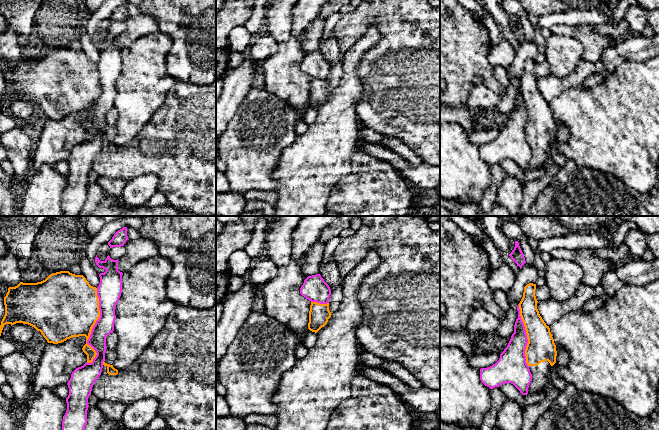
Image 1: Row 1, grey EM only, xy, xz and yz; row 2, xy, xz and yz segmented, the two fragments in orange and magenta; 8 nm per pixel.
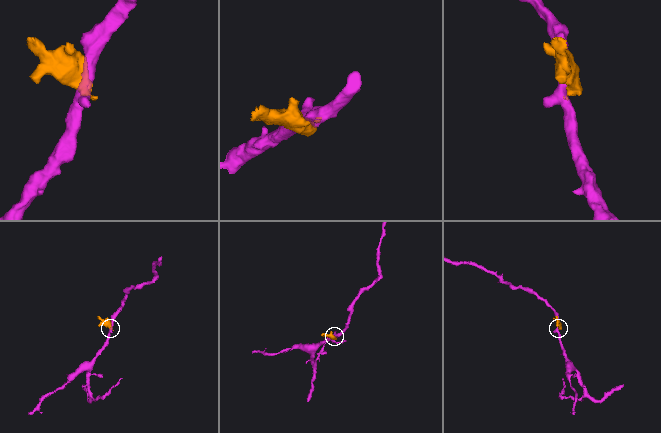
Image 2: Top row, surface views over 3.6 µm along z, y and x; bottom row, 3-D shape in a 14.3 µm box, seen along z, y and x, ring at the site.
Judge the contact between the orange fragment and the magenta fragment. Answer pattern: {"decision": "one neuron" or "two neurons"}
{"decision": "two neurons"}

